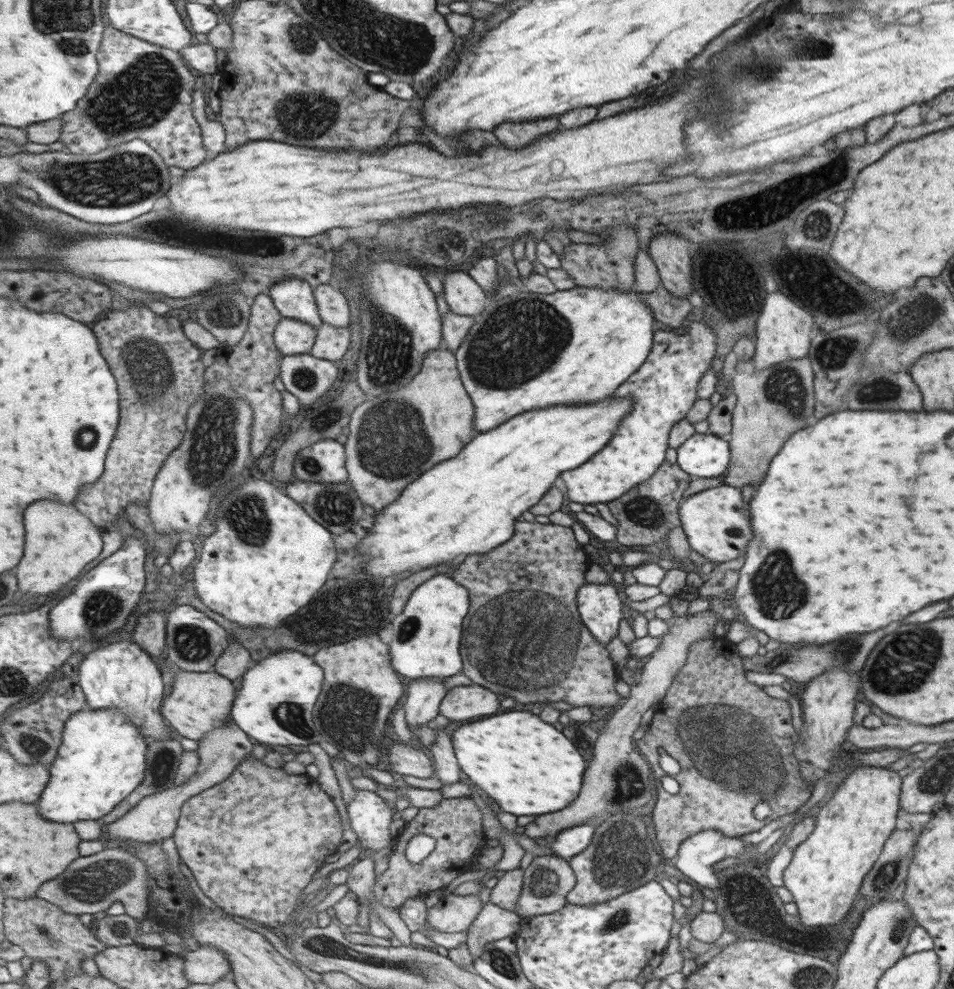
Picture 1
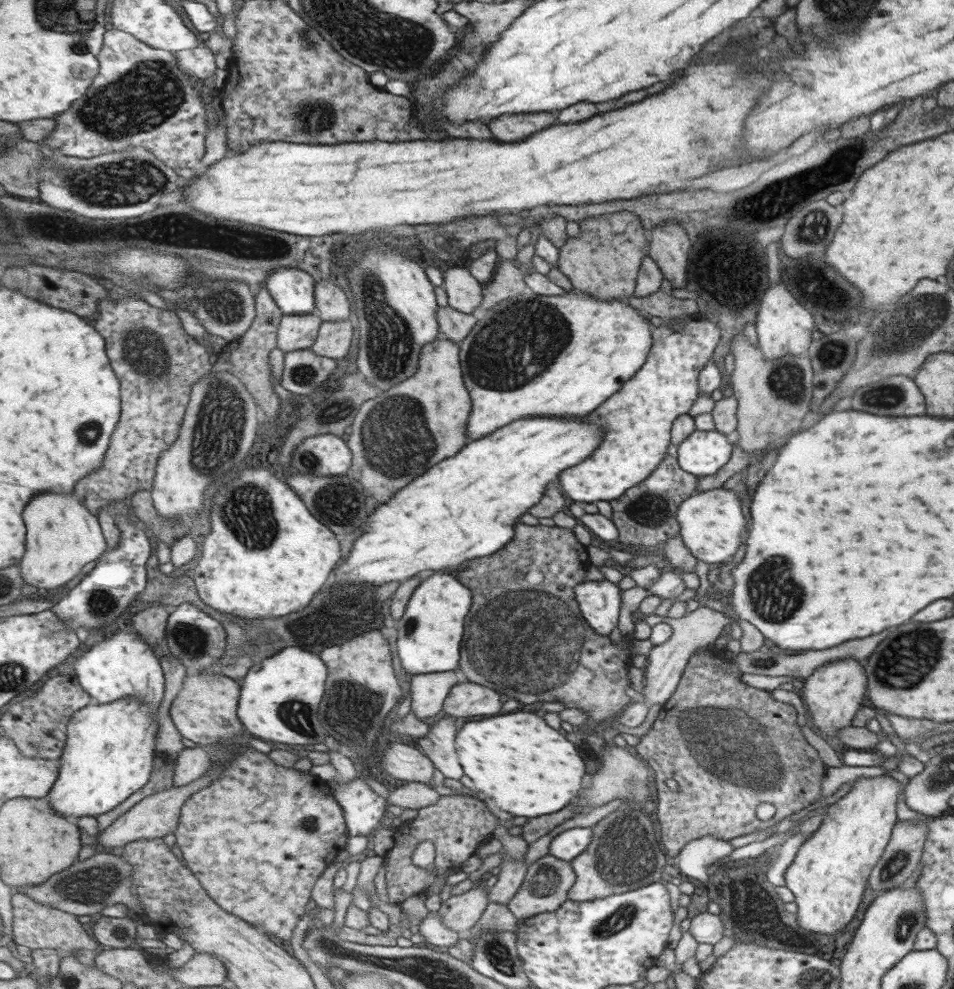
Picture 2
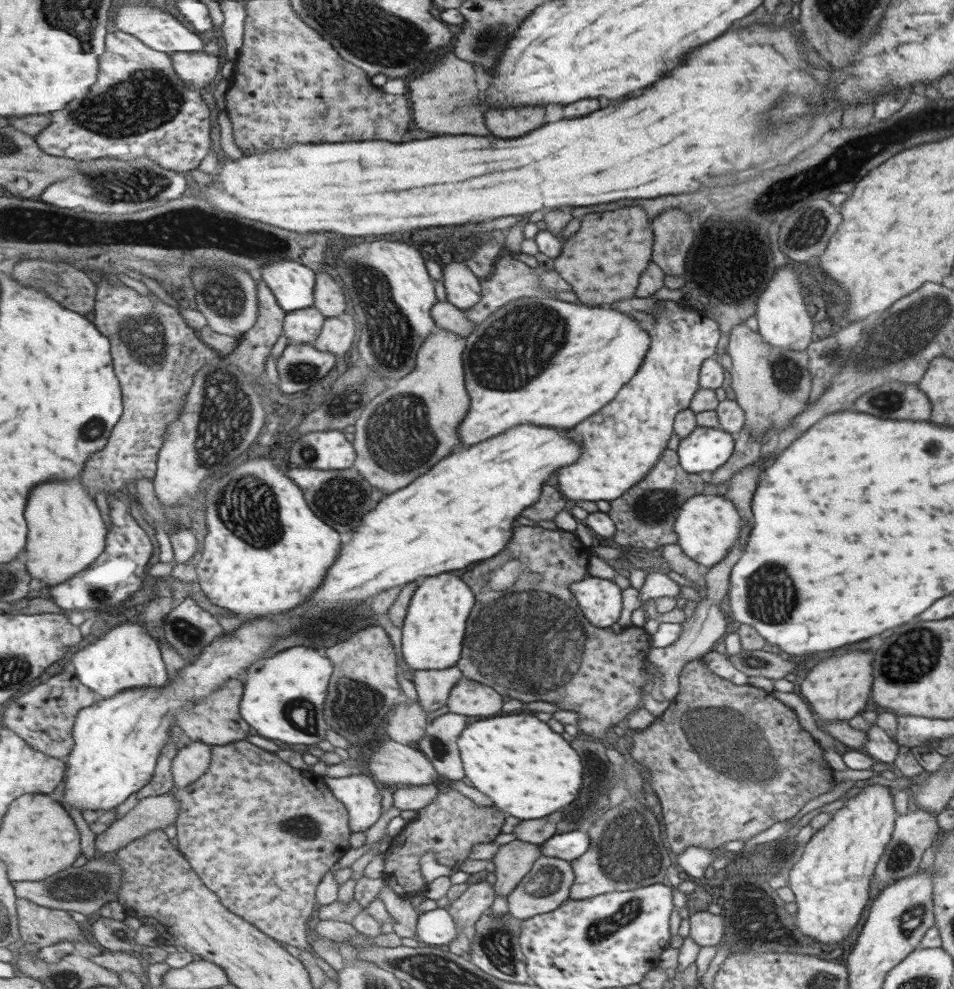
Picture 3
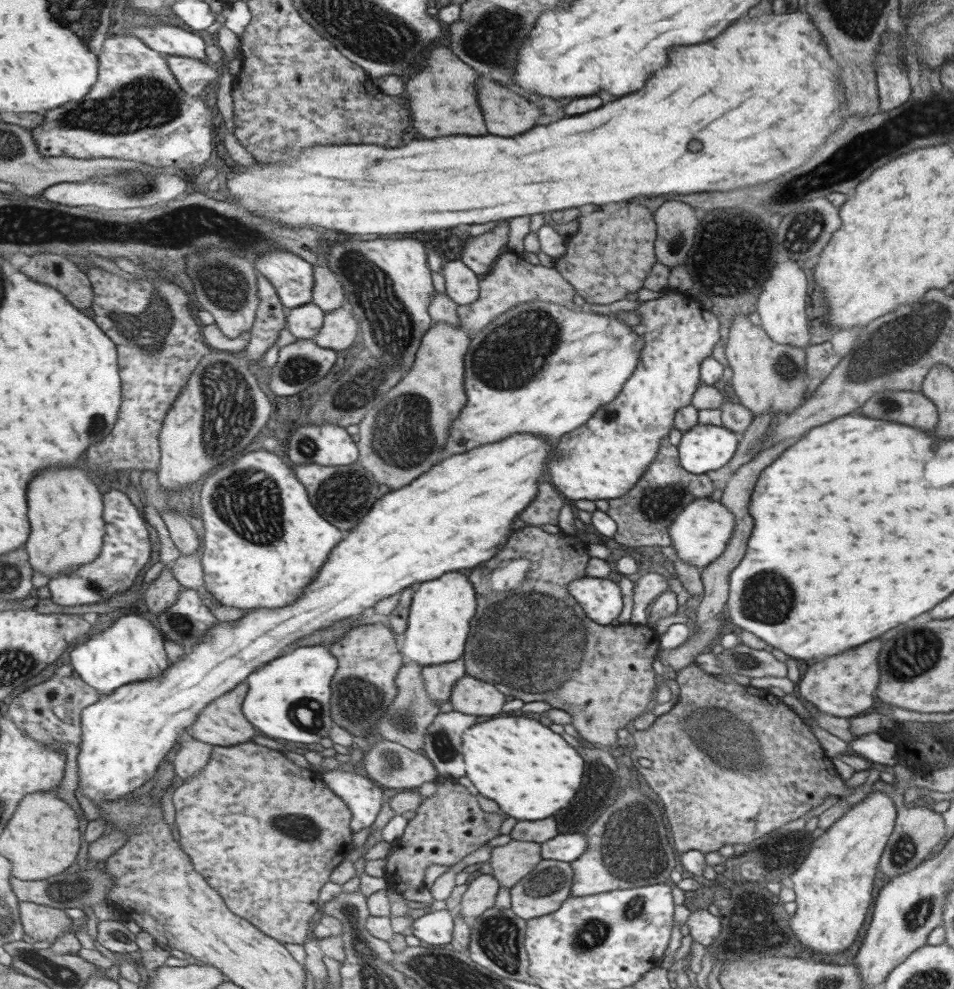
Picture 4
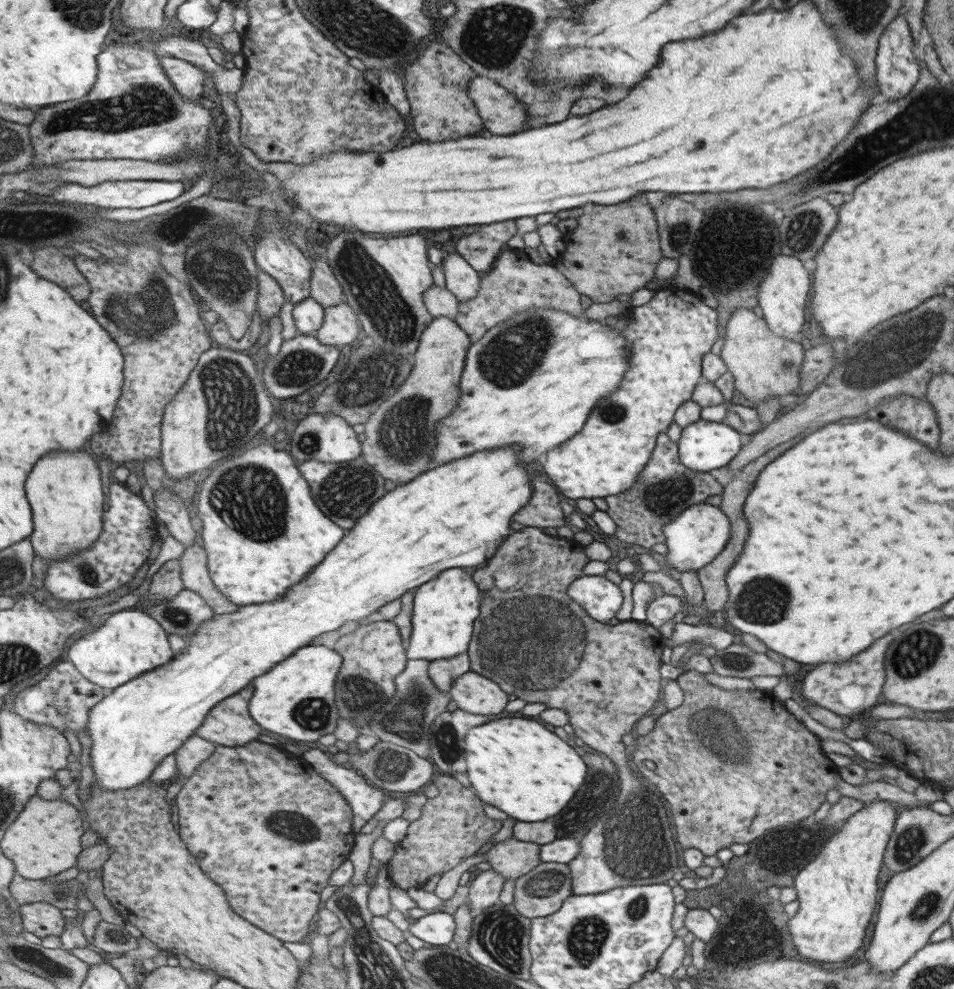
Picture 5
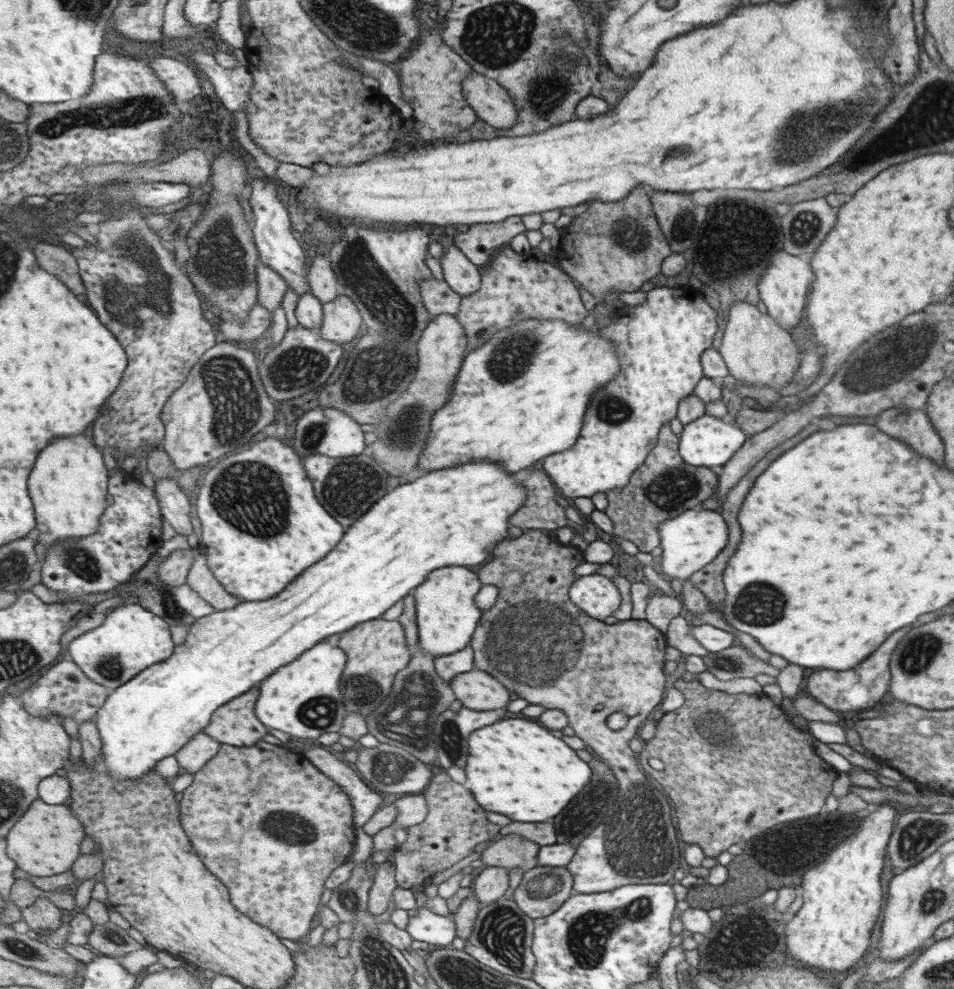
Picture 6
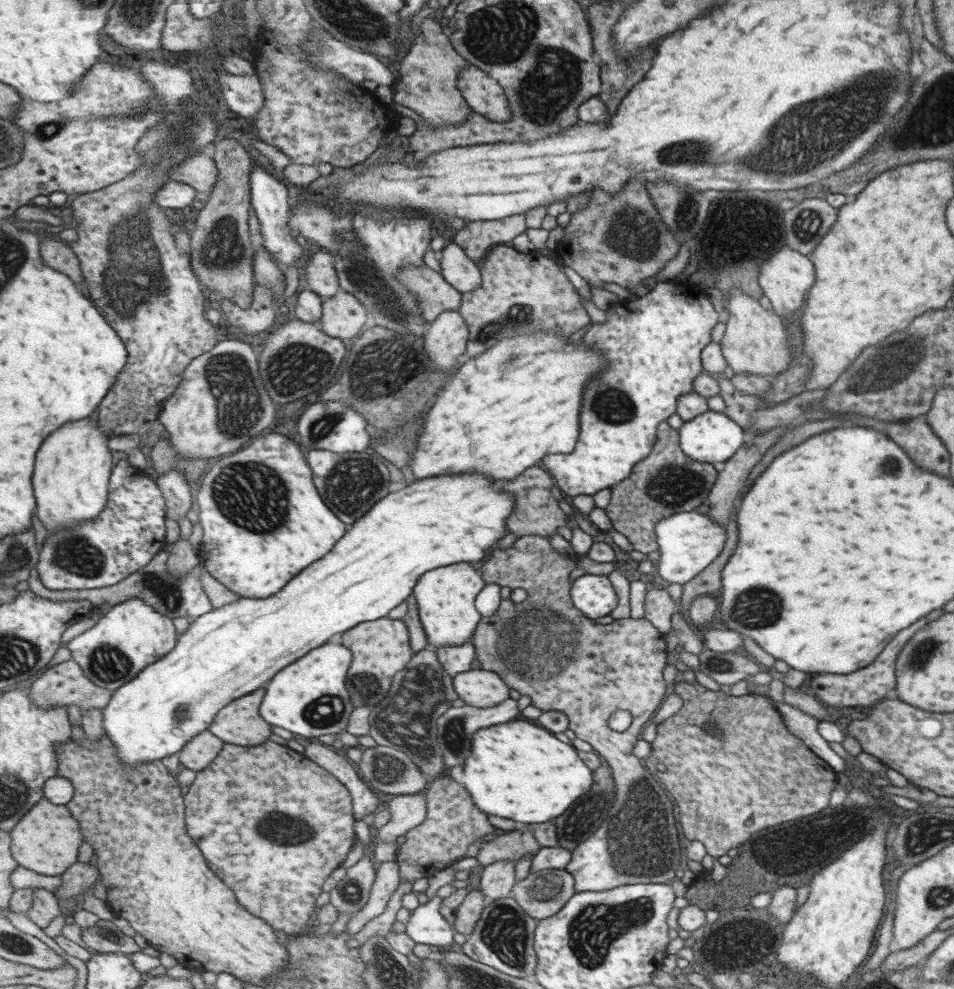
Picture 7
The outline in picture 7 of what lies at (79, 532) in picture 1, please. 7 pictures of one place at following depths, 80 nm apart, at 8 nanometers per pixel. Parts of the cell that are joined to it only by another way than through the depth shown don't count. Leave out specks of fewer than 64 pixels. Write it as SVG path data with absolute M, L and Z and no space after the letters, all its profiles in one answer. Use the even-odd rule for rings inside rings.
M91 416L91 418L87 417L80 421L69 422L69 424L63 426L61 430L55 430L55 434L53 434L51 438L47 438L47 442L43 444L43 450L39 450L39 470L35 470L35 496L39 498L39 520L47 522L45 527L47 528L48 534L75 526L83 521L92 521L106 509L107 503L109 502L110 482L112 474L114 473L114 465L113 454L111 454L111 450L109 449L109 438L107 438L107 435L100 429L99 423L99 416L97 418Z

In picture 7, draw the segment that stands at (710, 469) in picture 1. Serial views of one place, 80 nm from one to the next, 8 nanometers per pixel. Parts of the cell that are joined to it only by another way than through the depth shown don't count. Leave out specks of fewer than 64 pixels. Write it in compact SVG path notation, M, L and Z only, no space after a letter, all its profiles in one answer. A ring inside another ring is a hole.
M705 411L688 421L682 421L678 428L678 443L689 458L697 462L725 462L733 457L746 441L746 432L722 412Z

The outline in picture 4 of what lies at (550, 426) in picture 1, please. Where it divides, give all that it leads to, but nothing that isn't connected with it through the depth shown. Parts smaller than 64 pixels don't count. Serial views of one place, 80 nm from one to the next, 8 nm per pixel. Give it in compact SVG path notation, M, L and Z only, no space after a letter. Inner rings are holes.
M519 432L517 434L511 434L508 438L493 442L491 444L479 446L465 454L455 454L455 456L449 456L445 458L443 462L439 462L439 466L435 466L435 470L429 470L429 474L423 474L423 478L419 478L419 482L411 482L411 486L403 486L399 490L391 490L387 494L383 495L383 498L379 498L371 510L367 512L367 516L363 515L361 520L357 524L350 528L347 533L347 538L343 539L343 542L339 544L339 550L335 550L335 554L331 556L331 562L326 562L325 566L321 568L321 572L318 574L317 580L313 581L313 584L307 585L305 590L305 596L299 598L299 602L293 602L293 606L289 605L289 608L278 608L277 610L271 609L253 609L246 611L246 613L236 621L219 621L214 624L214 627L210 630L207 638L203 638L199 642L199 646L193 648L193 652L189 655L184 655L181 660L175 664L169 666L169 669L163 672L161 678L155 678L147 682L133 682L131 685L123 686L121 689L110 695L104 695L102 700L99 700L93 706L88 707L83 711L81 715L82 724L82 744L79 746L79 754L77 756L78 764L78 778L77 786L81 789L81 794L84 794L95 804L100 802L116 801L122 799L127 795L132 794L137 788L141 788L143 784L147 784L153 776L156 776L160 764L164 761L165 756L175 748L175 738L180 740L179 734L181 732L187 732L190 726L195 725L195 721L202 714L207 706L211 705L211 702L215 701L215 698L219 698L224 694L230 693L235 687L239 687L239 684L247 682L249 676L259 670L259 668L269 664L271 660L279 658L283 654L283 650L291 648L297 640L305 638L305 636L311 636L315 634L317 630L321 628L331 628L335 622L345 620L353 617L357 617L361 614L361 610L369 608L369 606L375 606L379 600L391 596L391 594L397 594L397 592L406 589L413 584L419 584L421 582L427 582L434 578L441 577L443 573L450 571L457 571L459 568L473 568L474 566L481 565L482 562L489 561L499 549L509 540L511 534L511 522L517 514L521 513L531 501L534 500L537 494L537 478L543 474L543 464L547 466L550 462L551 455L557 455L557 442L547 441L547 439L541 439L541 436L534 436L534 434L527 434L526 432Z

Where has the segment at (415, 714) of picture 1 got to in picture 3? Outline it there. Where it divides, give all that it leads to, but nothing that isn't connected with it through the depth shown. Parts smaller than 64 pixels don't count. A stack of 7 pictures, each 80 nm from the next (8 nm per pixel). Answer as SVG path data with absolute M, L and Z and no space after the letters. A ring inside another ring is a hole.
M456 666L445 670L415 670L412 673L417 704L428 713L446 704L451 688L462 678Z

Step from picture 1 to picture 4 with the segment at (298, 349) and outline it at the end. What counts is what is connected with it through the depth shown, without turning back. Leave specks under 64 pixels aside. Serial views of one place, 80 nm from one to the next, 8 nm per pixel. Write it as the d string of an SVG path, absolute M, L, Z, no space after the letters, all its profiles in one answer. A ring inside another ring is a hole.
M305 304L290 309L287 328L297 339L314 339L326 321L326 311L317 304Z

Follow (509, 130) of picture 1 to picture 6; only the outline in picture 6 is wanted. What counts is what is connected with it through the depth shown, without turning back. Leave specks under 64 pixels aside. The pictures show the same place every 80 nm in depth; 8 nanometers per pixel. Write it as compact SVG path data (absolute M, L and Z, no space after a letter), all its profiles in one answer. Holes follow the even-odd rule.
M472 70L460 85L466 103L483 123L498 129L516 124L517 107L509 92L496 80Z

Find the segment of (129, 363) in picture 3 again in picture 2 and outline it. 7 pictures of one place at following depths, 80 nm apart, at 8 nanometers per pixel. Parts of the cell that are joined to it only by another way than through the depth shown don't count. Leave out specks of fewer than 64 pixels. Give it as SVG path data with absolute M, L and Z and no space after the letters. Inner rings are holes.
M130 294L117 302L103 298L98 312L95 328L106 338L107 354L122 382L122 417L103 466L75 488L76 497L96 515L137 490L153 490L162 454L179 439L193 388L215 365L211 364L211 347L189 336L172 310L159 310Z

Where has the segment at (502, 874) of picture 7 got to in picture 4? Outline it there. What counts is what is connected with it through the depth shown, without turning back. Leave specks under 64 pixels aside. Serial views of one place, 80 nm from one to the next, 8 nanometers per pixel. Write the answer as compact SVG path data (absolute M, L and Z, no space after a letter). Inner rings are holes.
M481 873L467 885L460 904L453 913L459 912L464 919L473 921L484 910L494 906L499 887L500 884L493 875Z

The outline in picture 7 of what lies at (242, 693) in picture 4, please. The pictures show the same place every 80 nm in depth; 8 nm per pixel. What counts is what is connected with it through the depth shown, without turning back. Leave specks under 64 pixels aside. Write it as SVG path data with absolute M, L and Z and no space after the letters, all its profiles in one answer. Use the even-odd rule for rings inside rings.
M257 690L255 694L231 702L220 711L210 731L226 743L239 746L259 746L267 742L273 734L273 726L261 716L263 698L265 690Z

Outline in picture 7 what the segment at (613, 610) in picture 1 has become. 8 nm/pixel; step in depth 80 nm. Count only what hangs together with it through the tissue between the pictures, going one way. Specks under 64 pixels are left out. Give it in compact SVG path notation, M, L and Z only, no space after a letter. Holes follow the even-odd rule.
M584 574L571 583L571 602L587 618L607 616L617 604L613 587L605 575Z

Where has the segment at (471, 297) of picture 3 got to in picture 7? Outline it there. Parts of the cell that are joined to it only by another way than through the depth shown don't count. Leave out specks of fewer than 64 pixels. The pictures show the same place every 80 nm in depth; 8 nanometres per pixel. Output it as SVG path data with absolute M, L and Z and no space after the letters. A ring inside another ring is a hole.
M447 242L439 251L437 260L442 277L460 293L474 291L482 282L477 266L457 244Z

